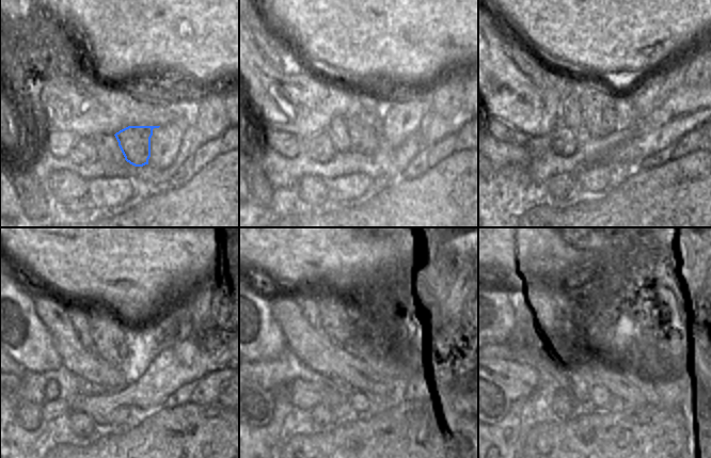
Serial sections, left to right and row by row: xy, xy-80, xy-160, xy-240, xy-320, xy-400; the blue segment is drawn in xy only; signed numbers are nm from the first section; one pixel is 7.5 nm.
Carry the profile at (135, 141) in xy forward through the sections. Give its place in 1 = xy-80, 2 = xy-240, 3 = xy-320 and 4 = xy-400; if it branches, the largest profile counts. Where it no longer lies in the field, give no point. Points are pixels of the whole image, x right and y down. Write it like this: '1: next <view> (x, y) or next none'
1: next xy-80 (365, 130)
2: next xy-240 (108, 334)
3: next xy-320 (337, 325)
4: next xy-400 (549, 308)

